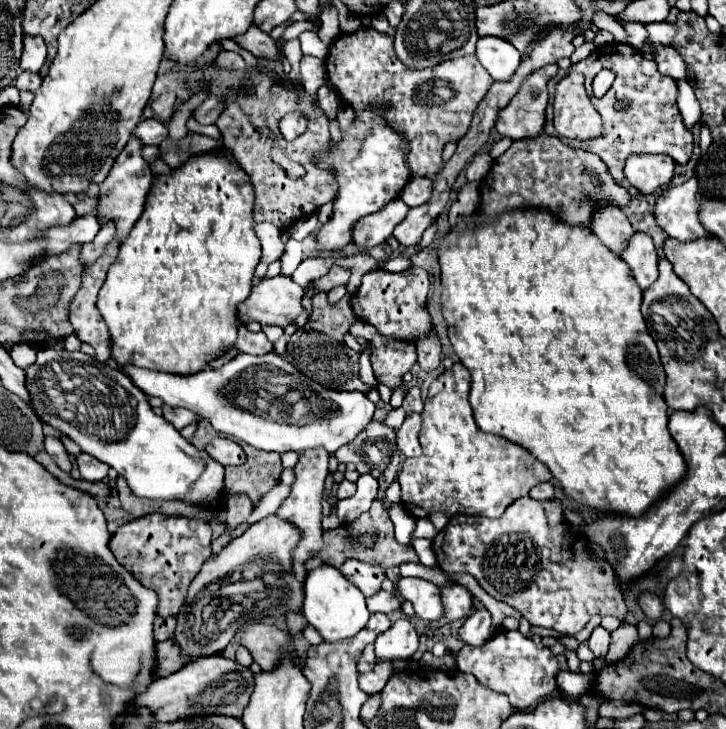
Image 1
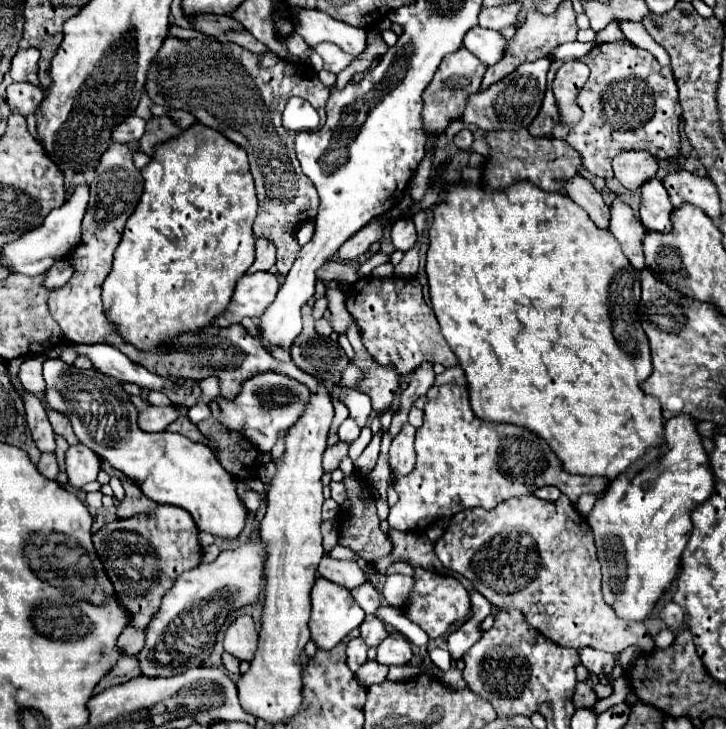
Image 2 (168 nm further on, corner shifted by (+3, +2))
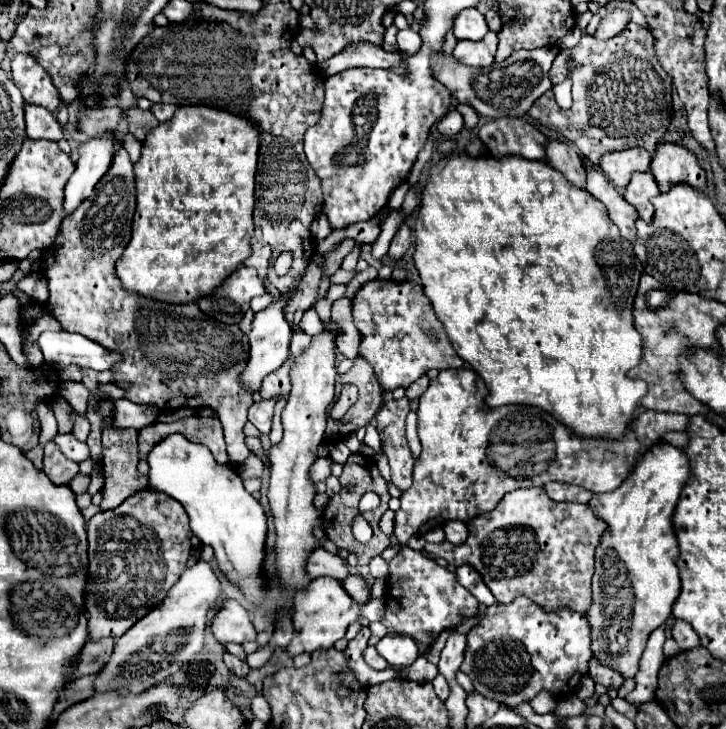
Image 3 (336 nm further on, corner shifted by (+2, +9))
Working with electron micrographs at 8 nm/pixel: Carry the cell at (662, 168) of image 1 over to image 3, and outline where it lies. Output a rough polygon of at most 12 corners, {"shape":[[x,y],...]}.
{"shape":[[640,146],[608,152],[600,168],[616,188],[632,172],[648,172],[652,156]]}

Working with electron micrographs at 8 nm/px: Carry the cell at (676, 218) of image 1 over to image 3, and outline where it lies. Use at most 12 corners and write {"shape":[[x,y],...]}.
{"shape":[[650,172],[634,174],[624,198],[652,222],[658,184]]}

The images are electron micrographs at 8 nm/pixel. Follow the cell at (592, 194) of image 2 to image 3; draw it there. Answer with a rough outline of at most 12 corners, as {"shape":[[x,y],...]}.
{"shape":[[552,138],[546,162],[576,188],[586,188],[586,170],[576,146]]}

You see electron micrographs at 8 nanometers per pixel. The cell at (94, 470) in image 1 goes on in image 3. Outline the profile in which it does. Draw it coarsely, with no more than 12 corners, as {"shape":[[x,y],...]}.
{"shape":[[56,434],[58,448],[66,458],[84,462],[90,458],[88,444],[72,434]]}

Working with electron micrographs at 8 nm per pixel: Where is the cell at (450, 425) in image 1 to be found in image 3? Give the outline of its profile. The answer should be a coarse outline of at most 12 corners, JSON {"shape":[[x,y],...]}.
{"shape":[[446,368],[420,398],[406,544],[558,480],[610,492],[688,414],[644,410],[622,440],[532,406],[488,408]]}

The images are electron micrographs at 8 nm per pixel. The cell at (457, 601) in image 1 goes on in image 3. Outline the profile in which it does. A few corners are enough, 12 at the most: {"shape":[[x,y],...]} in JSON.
{"shape":[[408,546],[384,626],[432,644],[478,612],[456,574]]}

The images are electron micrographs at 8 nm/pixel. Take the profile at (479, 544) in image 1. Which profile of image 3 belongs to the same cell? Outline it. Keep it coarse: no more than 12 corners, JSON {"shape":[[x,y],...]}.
{"shape":[[544,488],[508,492],[466,542],[426,544],[472,566],[494,598],[592,606],[606,522]]}

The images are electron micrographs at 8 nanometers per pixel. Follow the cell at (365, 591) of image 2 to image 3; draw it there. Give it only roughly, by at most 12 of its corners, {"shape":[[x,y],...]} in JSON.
{"shape":[[348,576],[346,592],[356,602],[370,600],[370,588],[362,576]]}

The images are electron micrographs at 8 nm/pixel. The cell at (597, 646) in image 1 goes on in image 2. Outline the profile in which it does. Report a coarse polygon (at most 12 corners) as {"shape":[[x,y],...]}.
{"shape":[[581,649],[581,663],[593,675],[607,677],[613,671],[611,653]]}

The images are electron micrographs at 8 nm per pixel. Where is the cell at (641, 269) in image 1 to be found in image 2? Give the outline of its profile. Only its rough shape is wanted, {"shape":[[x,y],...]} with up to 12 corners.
{"shape":[[613,199],[609,231],[635,265],[643,269],[645,227],[631,207]]}

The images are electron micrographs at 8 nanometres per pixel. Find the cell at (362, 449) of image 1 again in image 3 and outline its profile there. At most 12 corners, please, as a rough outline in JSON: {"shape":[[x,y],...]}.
{"shape":[[318,458],[310,470],[312,480],[326,480],[332,474],[332,458]]}

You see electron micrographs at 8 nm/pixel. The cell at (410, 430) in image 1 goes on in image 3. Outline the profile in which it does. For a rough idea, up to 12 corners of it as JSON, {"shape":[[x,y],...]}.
{"shape":[[410,400],[386,402],[376,414],[392,482],[412,484],[414,454],[406,440]]}

